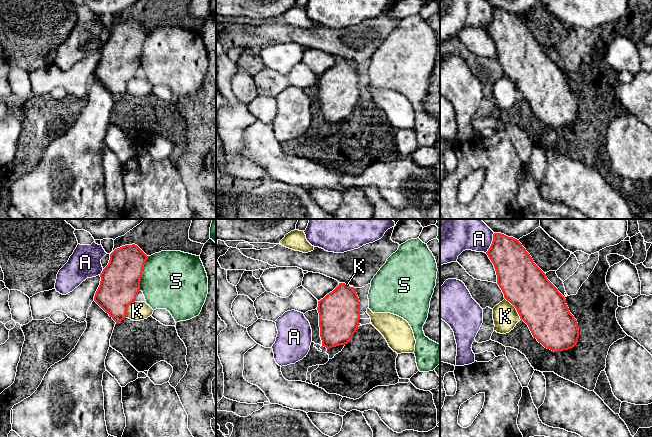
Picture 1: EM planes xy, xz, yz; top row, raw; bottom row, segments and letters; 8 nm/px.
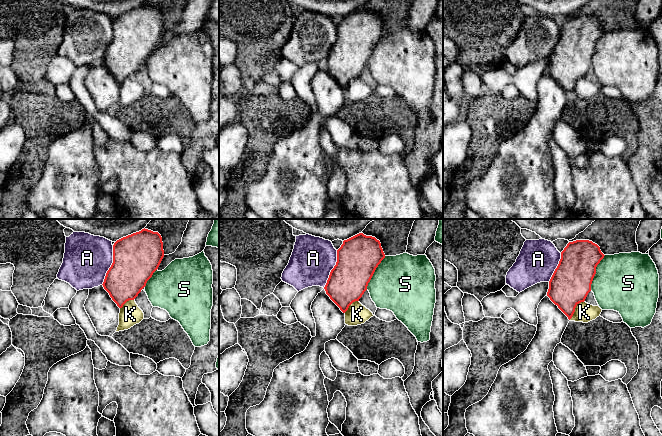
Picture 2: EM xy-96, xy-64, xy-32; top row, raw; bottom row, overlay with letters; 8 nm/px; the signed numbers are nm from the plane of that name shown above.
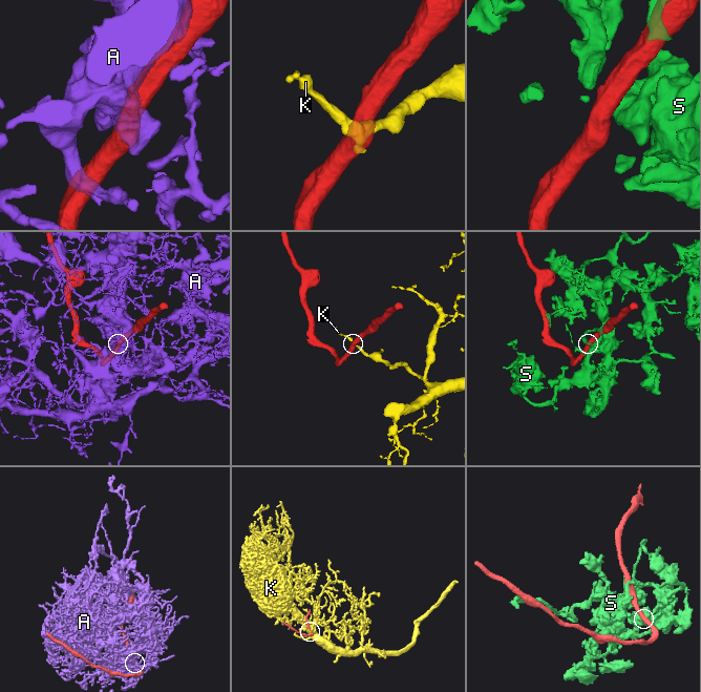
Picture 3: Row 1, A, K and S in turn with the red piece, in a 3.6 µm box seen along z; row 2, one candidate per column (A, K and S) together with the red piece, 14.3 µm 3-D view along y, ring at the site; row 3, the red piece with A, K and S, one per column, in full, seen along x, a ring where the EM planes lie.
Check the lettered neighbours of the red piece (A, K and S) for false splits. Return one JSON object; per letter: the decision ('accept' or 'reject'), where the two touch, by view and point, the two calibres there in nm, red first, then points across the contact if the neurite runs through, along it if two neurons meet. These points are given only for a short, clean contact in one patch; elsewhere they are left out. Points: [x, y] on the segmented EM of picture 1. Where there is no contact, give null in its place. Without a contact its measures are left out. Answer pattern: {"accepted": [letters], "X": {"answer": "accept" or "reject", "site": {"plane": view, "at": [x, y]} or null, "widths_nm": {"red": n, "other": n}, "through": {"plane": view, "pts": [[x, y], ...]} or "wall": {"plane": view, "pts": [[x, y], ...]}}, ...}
{"accepted": [], "A": {"answer": "reject", "site": {"plane": "yz", "at": [492, 243]}, "widths_nm": {"red": 300, "other": 320}}, "K": {"answer": "reject", "site": {"plane": "yz", "at": [516, 309]}, "widths_nm": {"red": 380, "other": 200}, "wall": {"plane": "yz", "pts": [[505, 298], [515, 308], [521, 319]]}}, "S": {"answer": "reject", "site": {"plane": "xy", "at": [142, 272]}, "widths_nm": {"red": 320, "other": 480}}}

